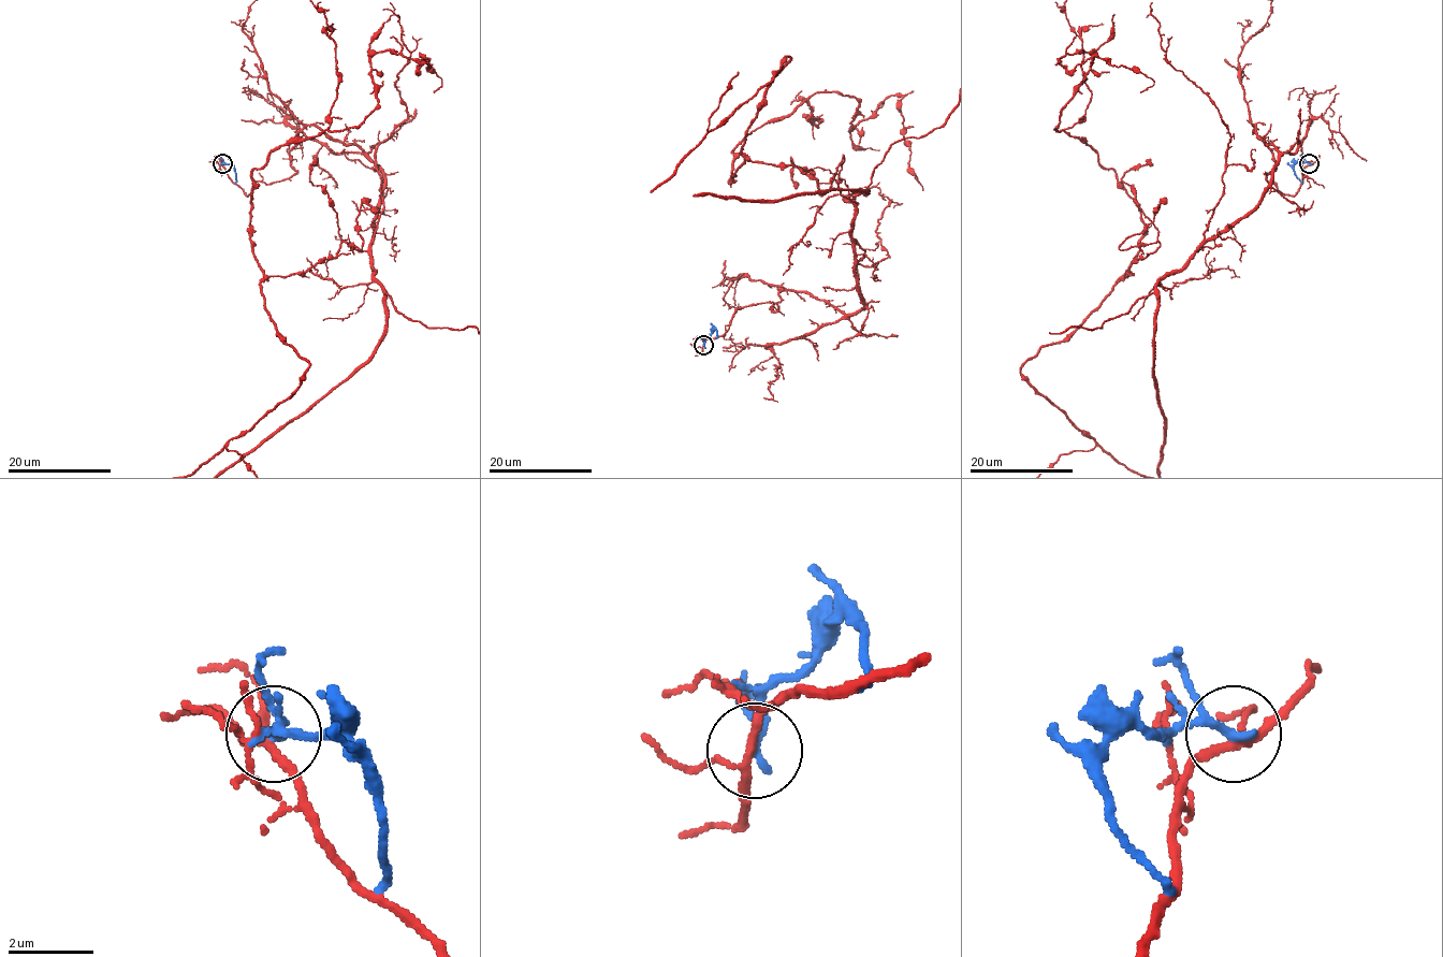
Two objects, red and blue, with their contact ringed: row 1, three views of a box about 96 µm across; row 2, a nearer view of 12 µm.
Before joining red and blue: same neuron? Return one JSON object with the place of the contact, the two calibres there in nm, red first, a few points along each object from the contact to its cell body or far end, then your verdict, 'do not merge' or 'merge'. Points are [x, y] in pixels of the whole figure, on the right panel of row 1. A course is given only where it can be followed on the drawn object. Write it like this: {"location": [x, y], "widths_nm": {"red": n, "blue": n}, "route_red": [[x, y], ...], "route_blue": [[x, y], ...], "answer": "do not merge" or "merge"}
{"location": [1309, 163], "widths_nm": {"red": 160, "blue": 180}, "route_blue": [[1310, 163], [1294, 165], [1296, 176], [1302, 183]], "answer": "do not merge"}

